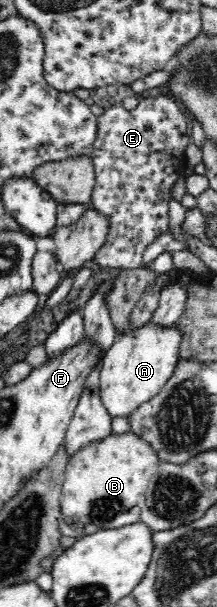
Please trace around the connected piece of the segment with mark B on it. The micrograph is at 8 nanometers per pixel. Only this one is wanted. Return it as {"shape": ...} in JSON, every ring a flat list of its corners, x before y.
{"shape":[[131,431,110,433,104,440,88,442,74,451,65,466,59,498,58,528,61,534,79,539,93,532,140,521,148,483,160,462,155,449]]}

